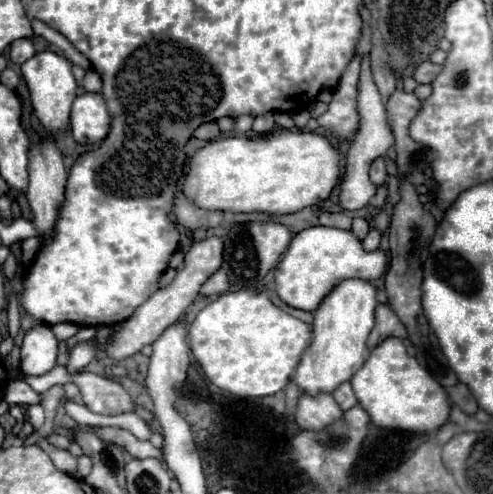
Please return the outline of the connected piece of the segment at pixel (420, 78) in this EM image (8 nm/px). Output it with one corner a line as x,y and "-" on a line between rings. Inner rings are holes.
422,61
420,65
414,67
412,77
414,77
416,83
432,83
434,77
440,73
440,69
442,69
440,65
434,65
434,63
430,63
430,61

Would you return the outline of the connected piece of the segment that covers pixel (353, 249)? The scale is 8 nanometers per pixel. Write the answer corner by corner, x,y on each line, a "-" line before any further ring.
310,227
294,235
290,247
278,261
274,271
274,289
286,305
302,311
314,311
318,301
330,293
330,285
334,285
338,277
370,277
370,281
374,281
386,271
386,261
388,257
382,251
364,251
360,239
352,231

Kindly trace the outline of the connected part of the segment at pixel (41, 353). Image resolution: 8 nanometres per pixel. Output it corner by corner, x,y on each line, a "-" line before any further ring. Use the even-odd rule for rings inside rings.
34,325
24,333
20,347
20,361
24,375
44,375
56,365
58,339
50,325

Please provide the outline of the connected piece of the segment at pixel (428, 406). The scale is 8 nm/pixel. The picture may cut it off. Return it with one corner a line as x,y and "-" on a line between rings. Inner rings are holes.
388,337
380,341
366,363
352,375
350,385
358,399
358,405
370,415
372,423
384,429
402,429
414,433
434,433
446,421
450,403
440,383
408,355
402,339

